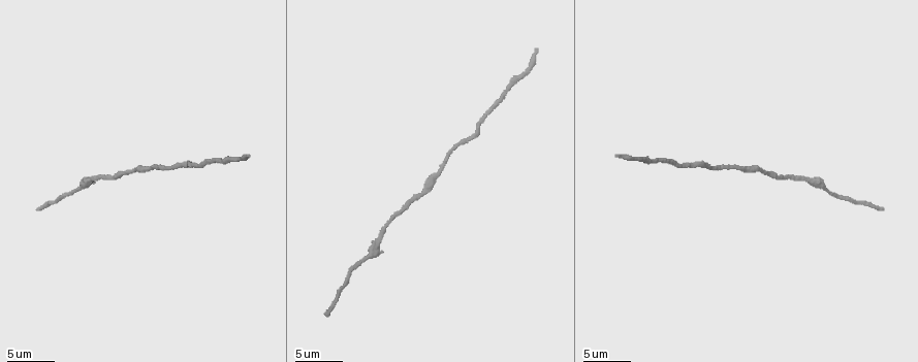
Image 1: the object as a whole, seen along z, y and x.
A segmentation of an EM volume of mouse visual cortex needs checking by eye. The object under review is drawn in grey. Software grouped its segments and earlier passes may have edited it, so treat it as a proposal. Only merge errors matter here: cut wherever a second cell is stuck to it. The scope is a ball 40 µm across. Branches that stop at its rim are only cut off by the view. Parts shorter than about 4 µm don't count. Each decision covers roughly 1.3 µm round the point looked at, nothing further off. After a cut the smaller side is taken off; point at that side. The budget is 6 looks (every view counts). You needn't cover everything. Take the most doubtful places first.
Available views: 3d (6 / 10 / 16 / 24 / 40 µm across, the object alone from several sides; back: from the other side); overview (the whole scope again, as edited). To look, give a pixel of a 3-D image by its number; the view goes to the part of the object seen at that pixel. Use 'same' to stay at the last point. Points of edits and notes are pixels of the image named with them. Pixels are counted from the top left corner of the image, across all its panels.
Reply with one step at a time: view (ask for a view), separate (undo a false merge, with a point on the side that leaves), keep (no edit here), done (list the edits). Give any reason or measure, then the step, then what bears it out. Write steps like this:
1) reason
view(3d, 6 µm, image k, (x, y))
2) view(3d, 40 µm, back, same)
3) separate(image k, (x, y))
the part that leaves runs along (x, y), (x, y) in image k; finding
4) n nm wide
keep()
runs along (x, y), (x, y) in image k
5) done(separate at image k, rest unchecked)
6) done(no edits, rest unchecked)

view(3d, 6 µm, image 1, (754, 170))

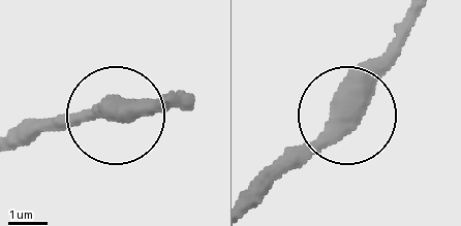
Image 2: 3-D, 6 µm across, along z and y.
side arm 19 µm
keep()
runs along (346, 108), (251, 201) in image 2; one cell here

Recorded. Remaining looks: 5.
calibre changes
view(3d, 16 µm, image 1, (368, 256))

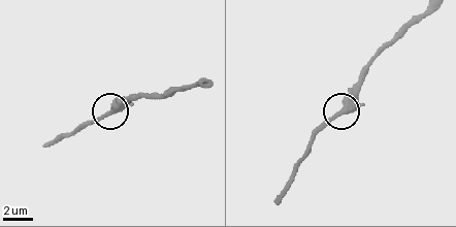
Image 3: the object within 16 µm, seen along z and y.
other side
view(3d, 16 µm, back, image 3, (110, 111))

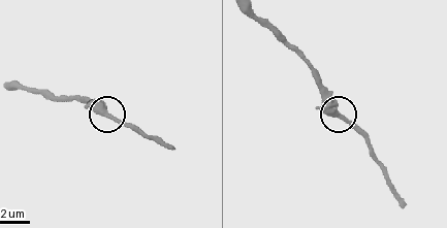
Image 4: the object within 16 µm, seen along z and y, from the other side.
420 nm wide
keep()
runs along (259, 18), (308, 66), (326, 103), (361, 135) in image 4; all the same cell

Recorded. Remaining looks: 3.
sudden change in width
view(3d, 10 µm, image 1, (508, 89))

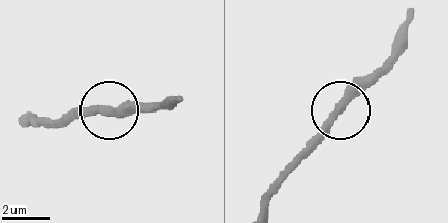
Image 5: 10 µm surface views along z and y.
330 nm wide
keep()
runs along (260, 206), (266, 188), (388, 66) in image 5; continuous, no second cell

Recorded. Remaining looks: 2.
done(no edits, rest unchecked)

